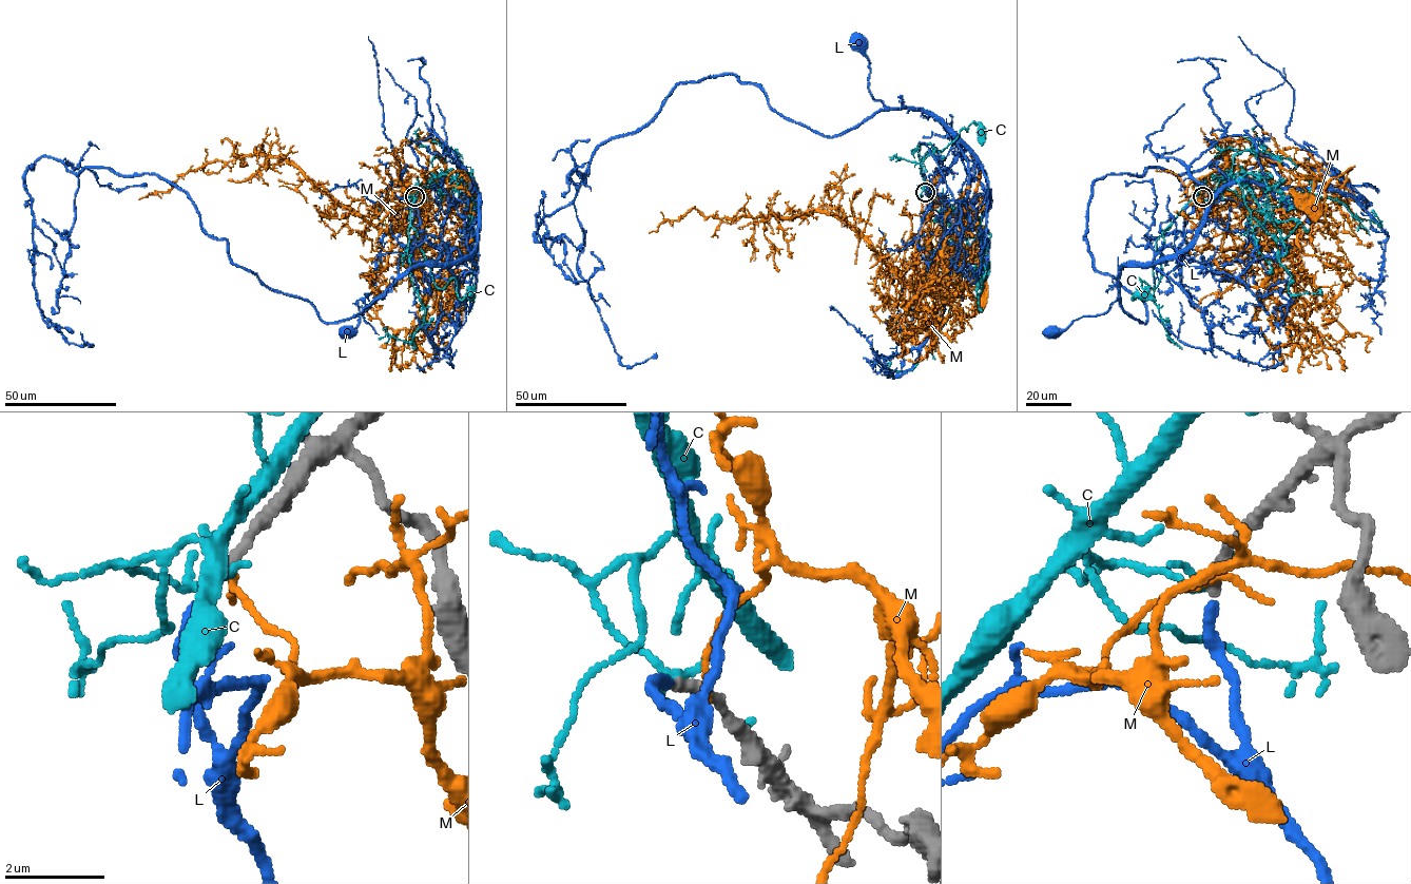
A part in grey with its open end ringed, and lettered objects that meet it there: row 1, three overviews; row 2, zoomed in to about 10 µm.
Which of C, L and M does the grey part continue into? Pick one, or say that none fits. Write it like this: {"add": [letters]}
{"add": ["L"]}

